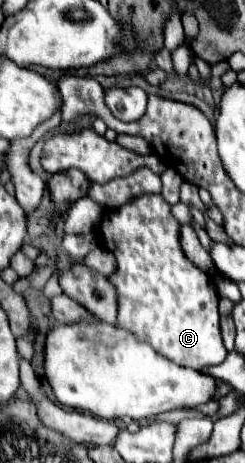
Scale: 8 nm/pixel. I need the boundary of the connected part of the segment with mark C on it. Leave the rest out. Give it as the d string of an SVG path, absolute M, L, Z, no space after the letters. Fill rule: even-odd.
M143 193L119 209L107 211L99 223L99 243L117 259L109 281L117 291L121 329L149 343L169 361L205 369L227 357L219 325L219 295L213 279L185 259L181 251L181 223L171 215L163 195Z

